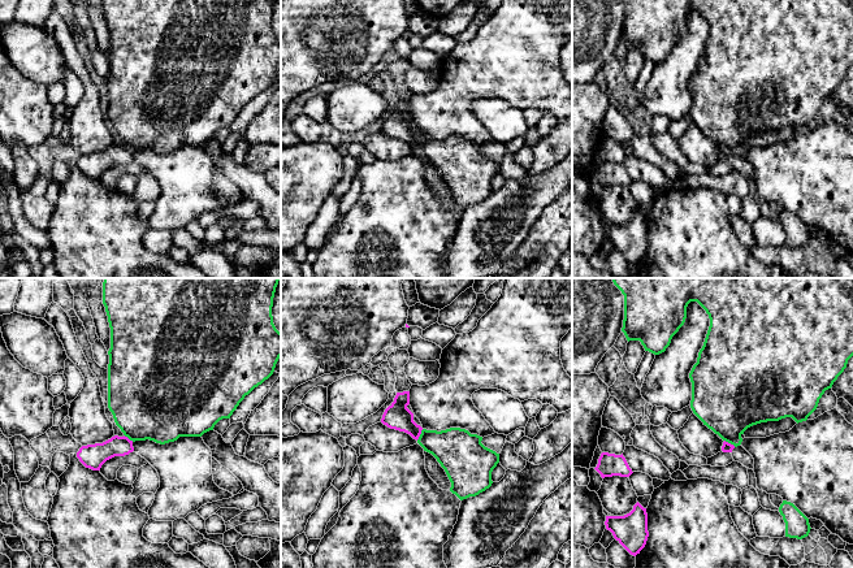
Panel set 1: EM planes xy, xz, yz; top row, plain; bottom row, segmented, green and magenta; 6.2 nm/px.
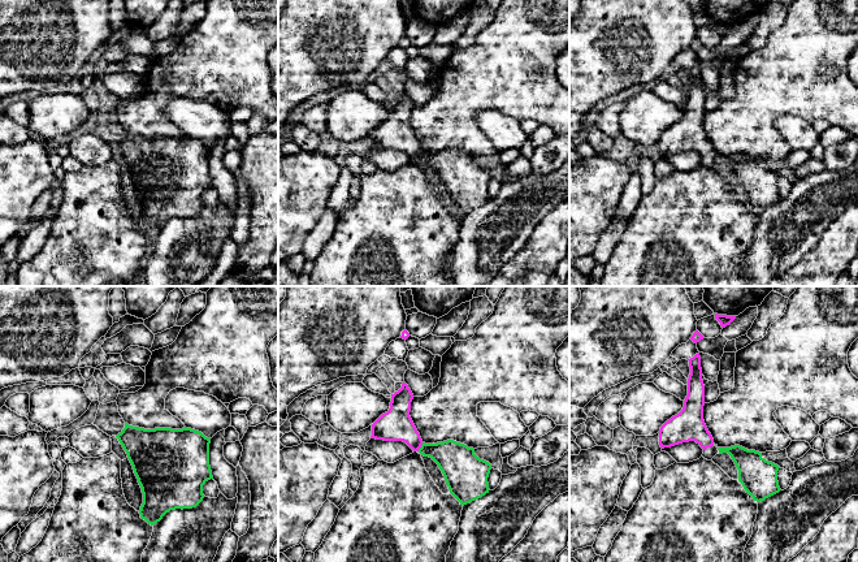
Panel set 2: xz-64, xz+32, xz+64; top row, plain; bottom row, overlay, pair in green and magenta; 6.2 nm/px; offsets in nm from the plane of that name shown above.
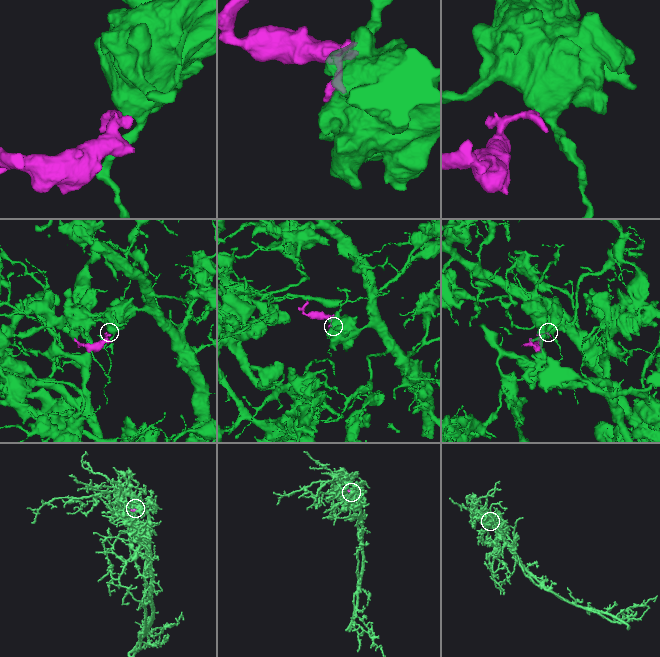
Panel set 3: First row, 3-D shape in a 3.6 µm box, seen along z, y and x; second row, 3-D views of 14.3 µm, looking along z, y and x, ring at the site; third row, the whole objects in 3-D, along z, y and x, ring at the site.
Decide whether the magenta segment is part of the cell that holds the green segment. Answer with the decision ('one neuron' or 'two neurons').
two neurons

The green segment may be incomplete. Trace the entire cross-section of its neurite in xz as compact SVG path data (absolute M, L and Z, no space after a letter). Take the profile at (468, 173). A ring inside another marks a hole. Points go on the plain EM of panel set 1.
M450 136L441 140L423 138L417 152L437 168L451 191L450 200L463 209L492 195L492 181L499 172L499 162L485 156L481 149L482 146L466 138Z

